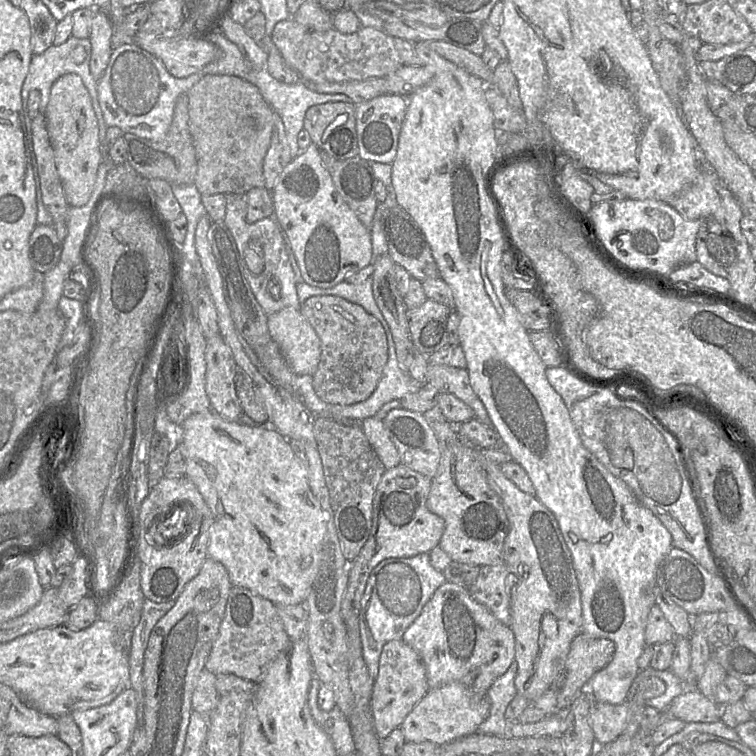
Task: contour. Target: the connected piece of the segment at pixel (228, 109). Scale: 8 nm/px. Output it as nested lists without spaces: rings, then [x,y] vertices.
[[[206,75],[187,93],[189,130],[197,158],[194,185],[201,195],[246,194],[253,188],[263,188],[263,161],[270,146],[274,125],[274,111],[264,100],[258,88],[229,75]]]

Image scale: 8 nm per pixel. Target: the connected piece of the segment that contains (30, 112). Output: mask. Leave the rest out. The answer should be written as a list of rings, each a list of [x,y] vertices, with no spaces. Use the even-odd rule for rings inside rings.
[[[74,36],[69,37],[61,45],[55,46],[52,45],[46,49],[43,53],[38,55],[33,55],[29,70],[22,85],[21,98],[24,112],[26,114],[26,125],[31,128],[31,123],[33,118],[38,115],[45,114],[46,107],[49,101],[50,91],[53,83],[64,74],[77,74],[83,81],[86,89],[89,92],[91,97],[92,106],[97,117],[98,121],[98,138],[99,138],[99,147],[101,151],[102,161],[104,163],[104,158],[107,158],[108,149],[111,144],[106,141],[106,131],[108,126],[106,125],[103,114],[98,101],[97,93],[97,80],[93,77],[90,72],[90,57],[91,57],[91,43],[88,38],[76,38]],[[76,46],[83,46],[86,50],[85,59],[82,63],[76,64],[69,60],[70,51]]]

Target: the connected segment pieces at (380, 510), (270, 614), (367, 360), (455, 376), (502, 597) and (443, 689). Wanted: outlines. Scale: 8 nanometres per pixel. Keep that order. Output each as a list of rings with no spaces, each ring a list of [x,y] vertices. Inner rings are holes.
[[[403,464],[386,470],[374,496],[372,527],[369,538],[358,556],[349,564],[349,580],[341,604],[341,616],[345,621],[360,614],[368,578],[373,569],[388,558],[408,558],[422,553],[430,553],[438,546],[445,530],[445,522],[430,512],[426,501],[432,479],[408,468]]]
[[[233,586],[205,668],[215,675],[234,674],[256,683],[260,681],[266,666],[290,643],[291,639],[284,629],[276,605],[248,589]]]
[[[312,296],[300,307],[301,314],[321,343],[320,361],[312,386],[321,401],[332,405],[353,405],[368,399],[377,387],[388,359],[383,326],[362,306],[339,296]]]
[[[428,365],[427,381],[441,393],[450,393],[468,405],[480,423],[491,426],[485,406],[473,391],[467,369],[447,365]]]
[[[503,562],[480,567],[475,582],[468,590],[474,600],[486,606],[501,623],[510,627],[510,580]]]
[[[451,682],[429,689],[415,705],[401,725],[406,742],[430,741],[444,745],[454,740],[474,735],[487,718],[490,702],[487,694],[479,694],[459,682]]]

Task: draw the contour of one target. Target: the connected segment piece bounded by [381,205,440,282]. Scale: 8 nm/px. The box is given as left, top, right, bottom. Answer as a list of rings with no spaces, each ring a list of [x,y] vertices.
[[[399,205],[381,207],[381,228],[387,243],[387,253],[395,264],[404,267],[412,278],[425,281],[429,278],[439,278],[439,270],[432,256],[430,246],[422,230],[415,220]]]

